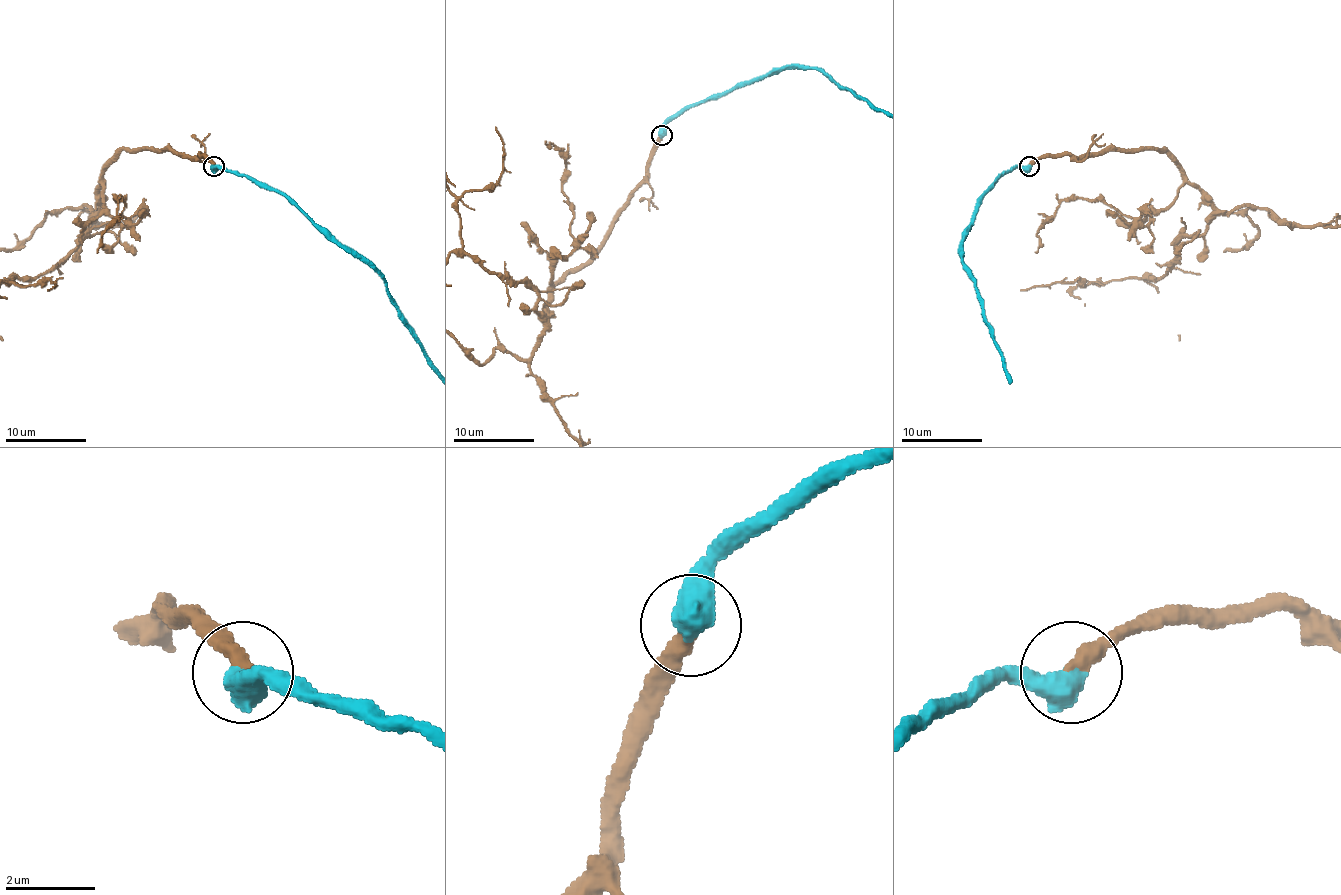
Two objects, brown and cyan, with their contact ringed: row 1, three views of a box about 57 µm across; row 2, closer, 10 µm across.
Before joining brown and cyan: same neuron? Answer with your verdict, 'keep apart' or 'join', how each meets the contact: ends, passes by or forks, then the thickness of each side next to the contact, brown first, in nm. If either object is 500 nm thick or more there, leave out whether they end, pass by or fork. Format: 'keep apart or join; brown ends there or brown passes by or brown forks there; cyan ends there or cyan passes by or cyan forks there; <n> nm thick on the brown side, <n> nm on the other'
join; 360 nm thick on the brown side, 700 nm on the other

